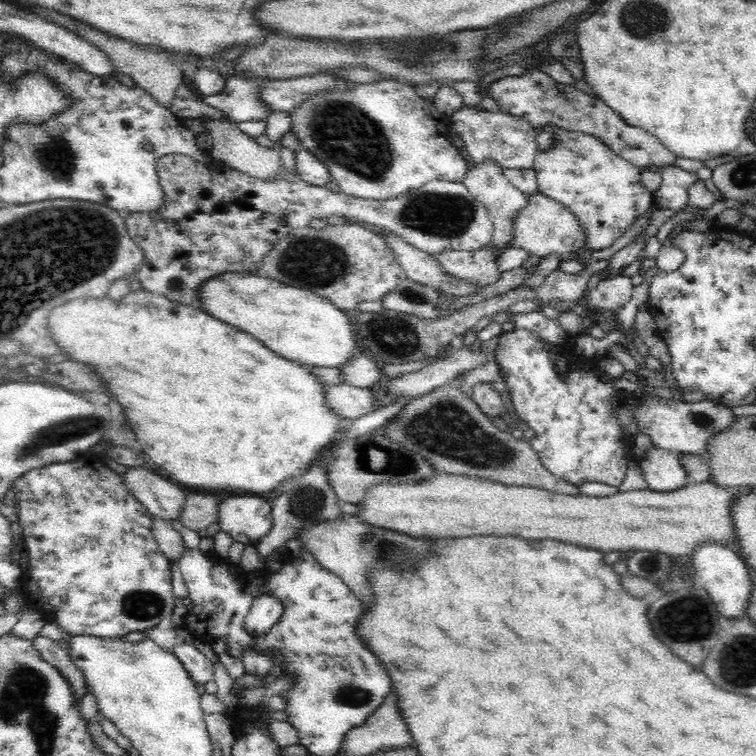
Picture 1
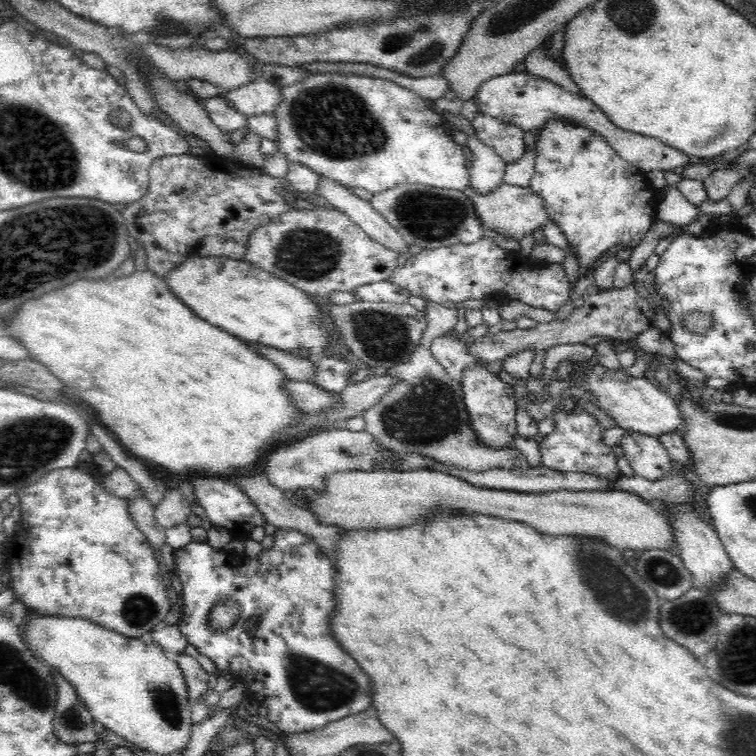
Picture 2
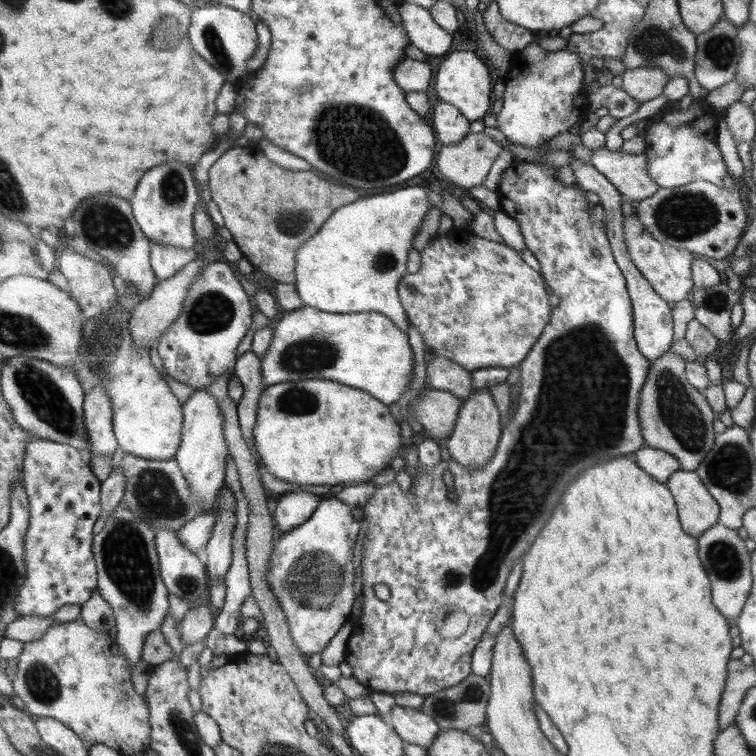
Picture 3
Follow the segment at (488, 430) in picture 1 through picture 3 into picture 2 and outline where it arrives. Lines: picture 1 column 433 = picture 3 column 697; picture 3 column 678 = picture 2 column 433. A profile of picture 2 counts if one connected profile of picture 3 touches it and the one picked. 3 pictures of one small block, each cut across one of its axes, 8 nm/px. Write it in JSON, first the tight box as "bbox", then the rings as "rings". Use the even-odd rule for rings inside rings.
{"bbox":[363,297,531,472],"rings":[[[426,297],[427,327],[420,344],[410,358],[402,364],[388,368],[386,376],[394,377],[394,386],[380,398],[378,404],[363,412],[365,431],[372,434],[382,447],[394,453],[406,455],[422,454],[444,467],[456,467],[470,472],[484,472],[495,469],[518,471],[531,466],[524,460],[524,453],[512,448],[491,448],[478,441],[474,427],[470,425],[468,411],[464,404],[464,393],[460,382],[452,379],[430,351],[434,338],[453,330],[458,320],[457,308],[447,308]]]}

